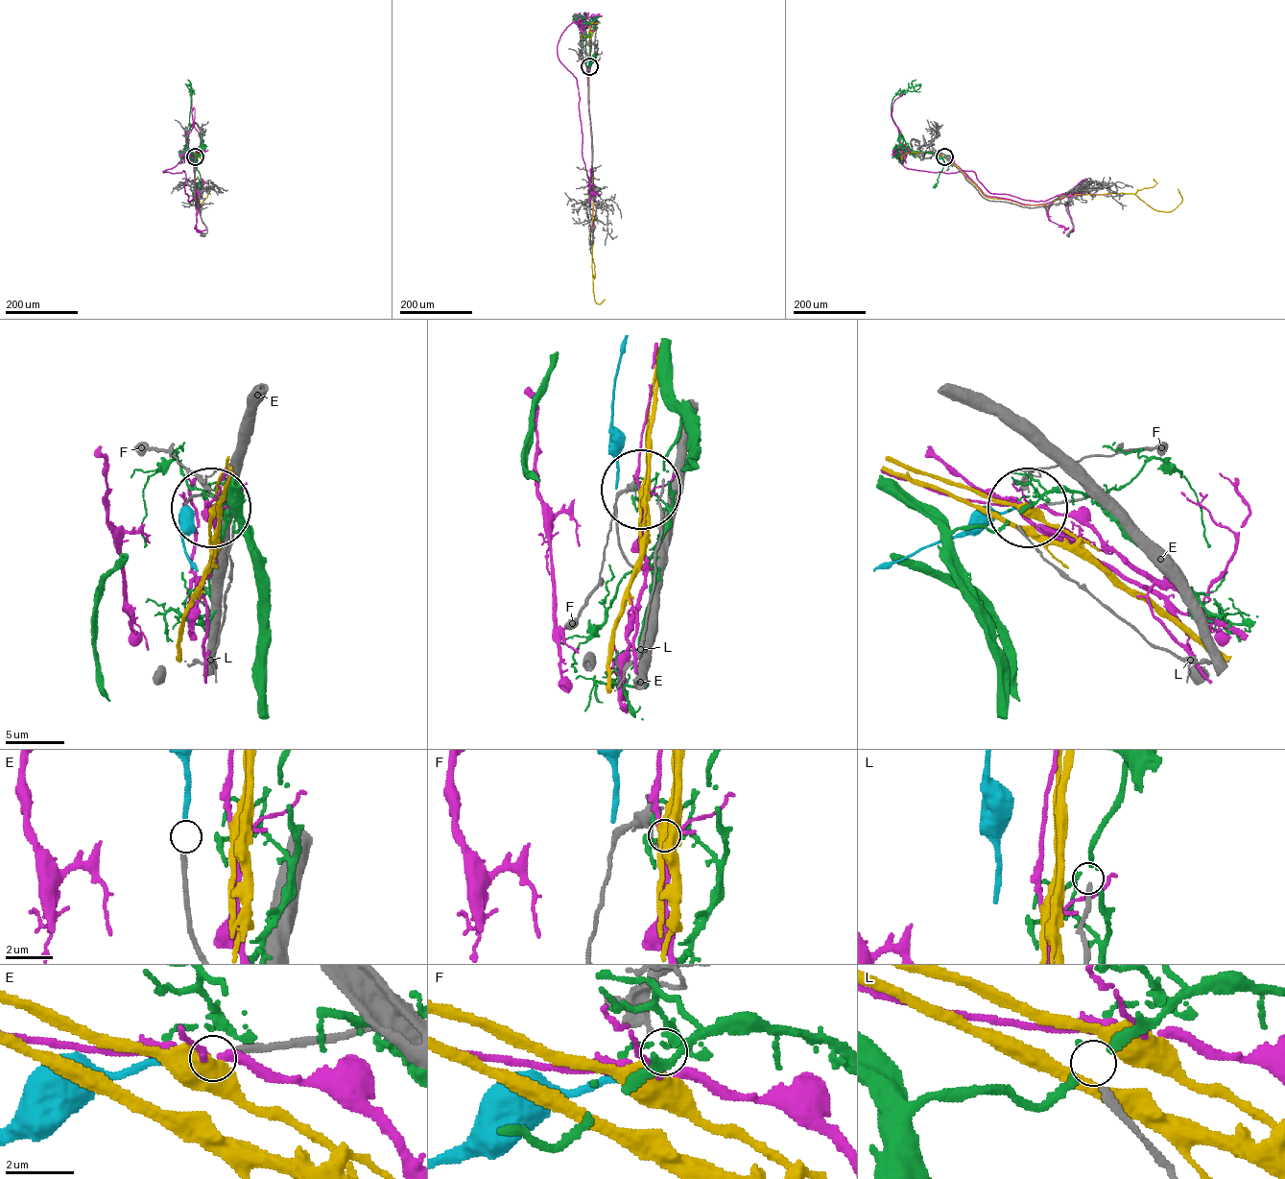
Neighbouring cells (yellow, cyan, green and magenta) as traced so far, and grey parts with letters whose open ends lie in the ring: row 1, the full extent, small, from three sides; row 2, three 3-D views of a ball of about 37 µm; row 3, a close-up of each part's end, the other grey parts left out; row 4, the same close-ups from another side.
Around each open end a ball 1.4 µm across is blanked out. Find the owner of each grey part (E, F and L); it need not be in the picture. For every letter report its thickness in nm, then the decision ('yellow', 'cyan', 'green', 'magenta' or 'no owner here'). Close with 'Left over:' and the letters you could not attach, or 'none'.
E: 240 nm thick; cyan
F: 360 nm thick; magenta
L: 200 nm thick; no owner here
Left over: L

